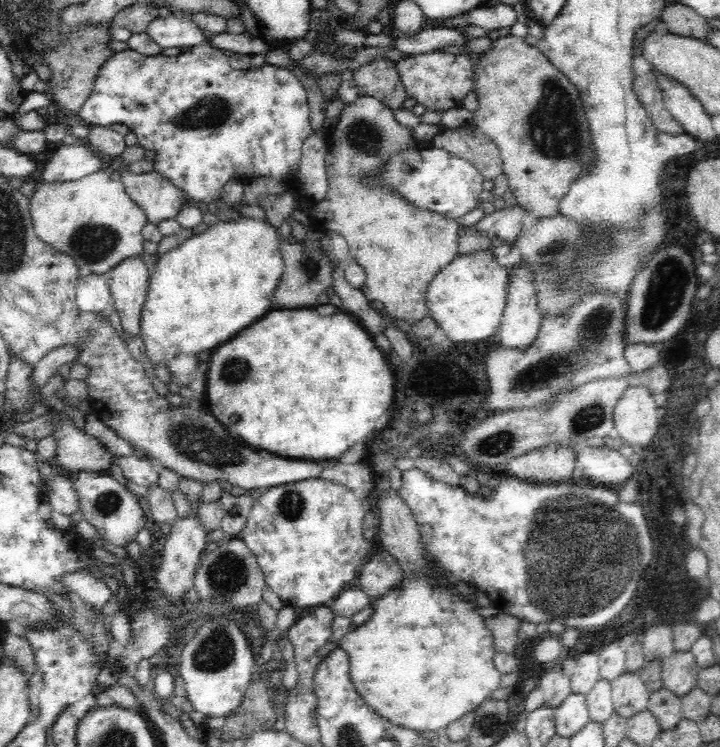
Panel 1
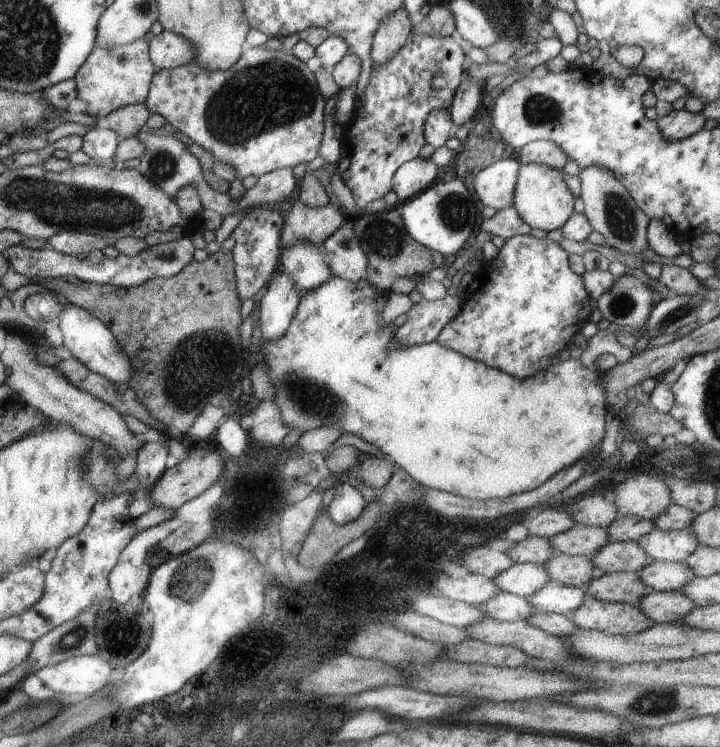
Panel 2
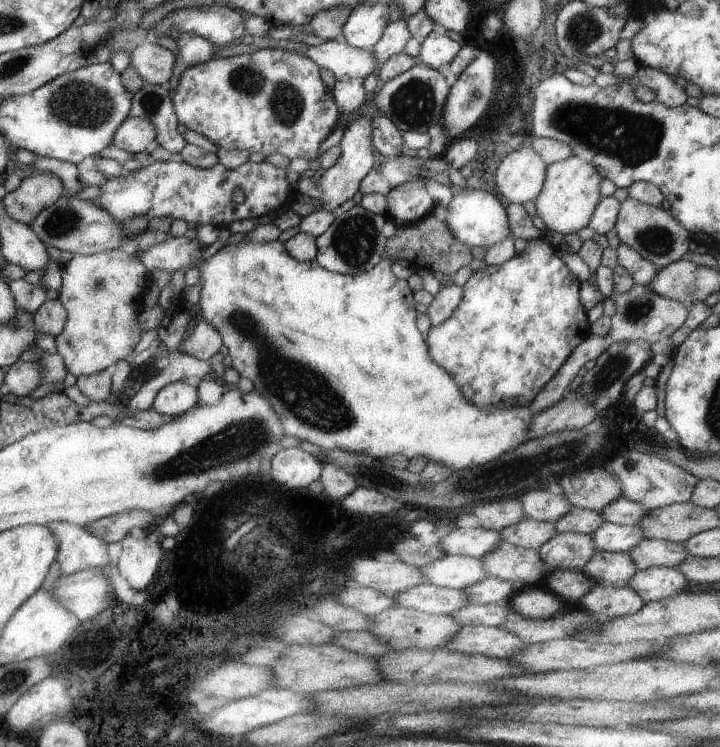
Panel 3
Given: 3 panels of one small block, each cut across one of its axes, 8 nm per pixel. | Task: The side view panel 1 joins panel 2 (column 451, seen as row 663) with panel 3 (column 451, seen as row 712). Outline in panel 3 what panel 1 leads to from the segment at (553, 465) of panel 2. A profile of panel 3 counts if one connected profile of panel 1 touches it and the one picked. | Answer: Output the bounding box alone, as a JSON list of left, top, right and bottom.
[197,239,534,470]

